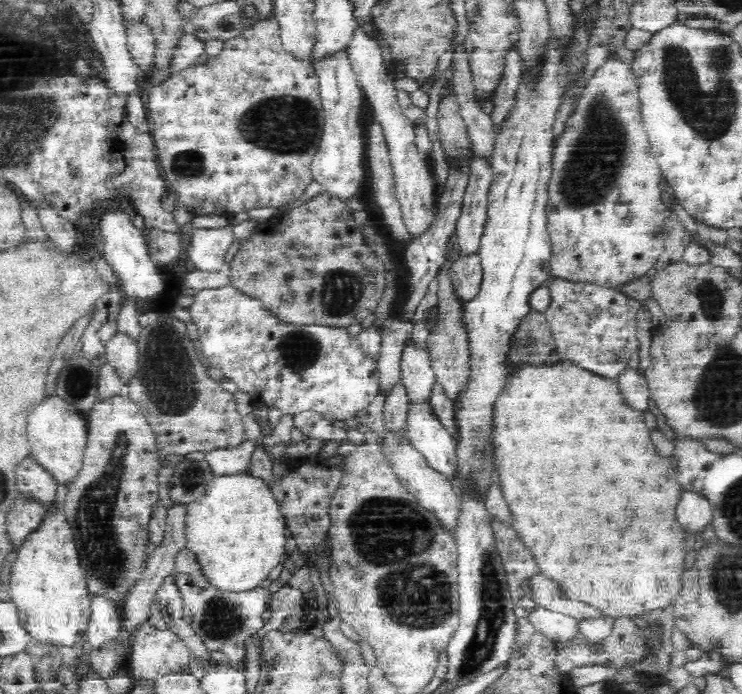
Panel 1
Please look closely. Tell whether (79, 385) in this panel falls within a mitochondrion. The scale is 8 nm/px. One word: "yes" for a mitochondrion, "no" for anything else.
yes

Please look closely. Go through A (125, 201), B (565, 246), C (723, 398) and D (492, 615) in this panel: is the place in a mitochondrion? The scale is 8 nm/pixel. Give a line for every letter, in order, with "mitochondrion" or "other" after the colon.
A: other
B: other
C: mitochondrion
D: mitochondrion

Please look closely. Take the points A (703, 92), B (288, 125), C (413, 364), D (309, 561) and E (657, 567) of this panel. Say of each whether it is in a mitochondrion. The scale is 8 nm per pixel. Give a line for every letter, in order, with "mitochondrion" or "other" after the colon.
A: mitochondrion
B: mitochondrion
C: other
D: other
E: other

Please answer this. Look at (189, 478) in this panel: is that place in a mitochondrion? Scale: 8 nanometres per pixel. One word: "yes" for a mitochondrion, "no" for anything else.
yes

